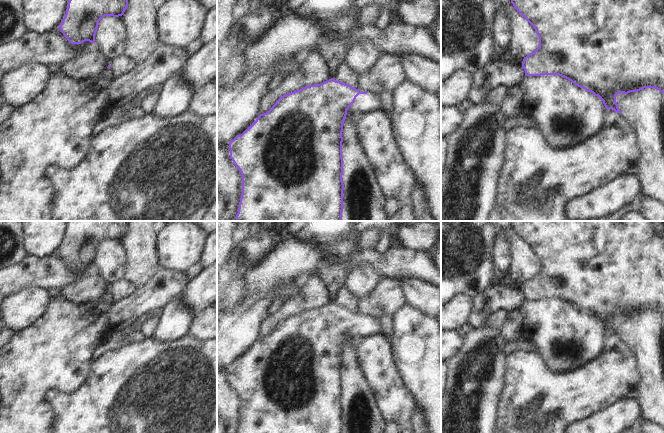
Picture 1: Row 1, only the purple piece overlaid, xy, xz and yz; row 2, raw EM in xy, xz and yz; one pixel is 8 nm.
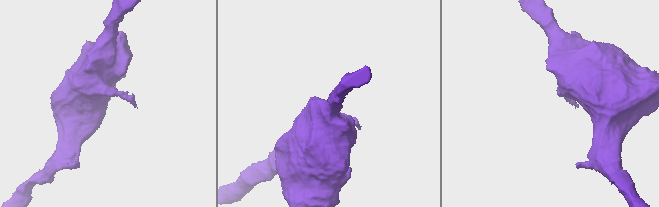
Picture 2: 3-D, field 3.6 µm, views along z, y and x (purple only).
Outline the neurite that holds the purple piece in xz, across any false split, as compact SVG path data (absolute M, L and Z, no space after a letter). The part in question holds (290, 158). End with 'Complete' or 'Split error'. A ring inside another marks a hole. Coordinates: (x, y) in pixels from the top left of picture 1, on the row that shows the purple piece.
M331 78L322 84L317 85L309 85L306 87L303 87L300 90L288 93L286 95L283 95L280 97L276 103L272 106L272 108L264 113L260 114L258 118L241 134L237 135L233 140L229 142L229 150L230 150L230 158L232 159L235 166L239 169L239 171L242 174L242 194L240 198L238 213L236 215L237 221L342 221L342 211L343 211L343 190L344 190L344 184L342 181L342 174L343 174L343 156L342 156L342 132L343 132L343 124L344 120L347 115L347 110L349 107L354 103L356 97L359 94L367 94L367 91L360 92L358 89L352 87L351 85L342 83L340 81L336 81L334 78Z. Complete.

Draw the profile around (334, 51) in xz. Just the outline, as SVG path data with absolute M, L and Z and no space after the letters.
M323 39L318 45L318 52L330 65L332 78L334 78L338 67L345 63L345 57L349 49L347 40Z

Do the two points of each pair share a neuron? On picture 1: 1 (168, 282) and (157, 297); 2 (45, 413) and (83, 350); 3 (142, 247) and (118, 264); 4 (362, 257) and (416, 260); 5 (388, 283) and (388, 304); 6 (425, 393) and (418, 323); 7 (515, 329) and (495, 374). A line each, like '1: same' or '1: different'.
1: same
2: same
3: different
4: same
5: same
6: same
7: different

